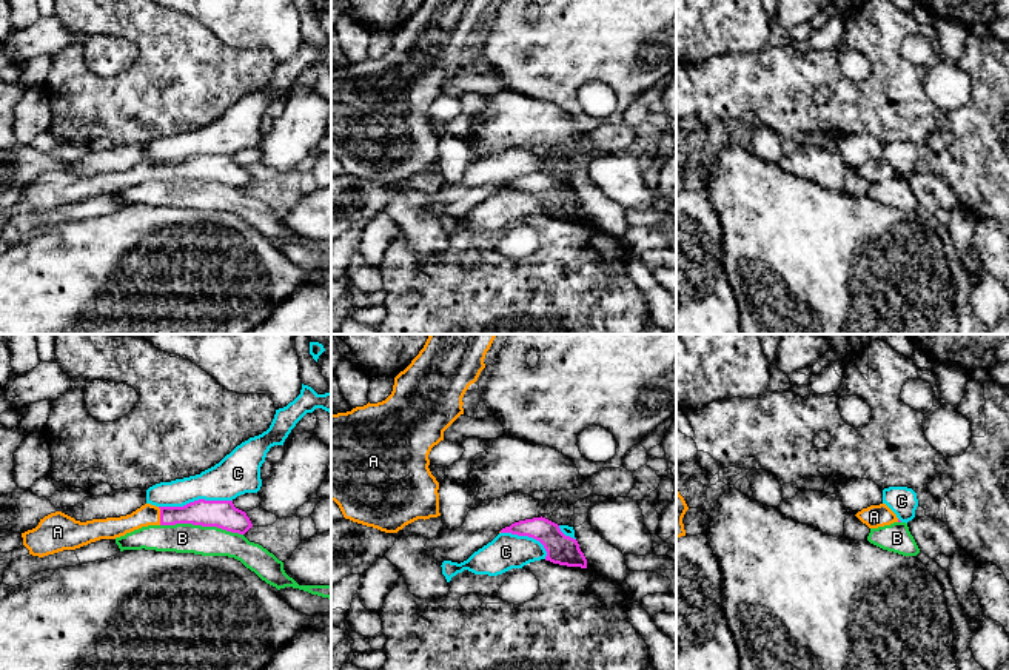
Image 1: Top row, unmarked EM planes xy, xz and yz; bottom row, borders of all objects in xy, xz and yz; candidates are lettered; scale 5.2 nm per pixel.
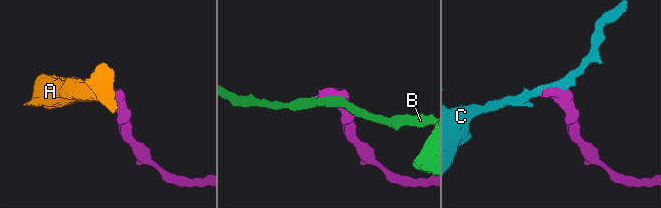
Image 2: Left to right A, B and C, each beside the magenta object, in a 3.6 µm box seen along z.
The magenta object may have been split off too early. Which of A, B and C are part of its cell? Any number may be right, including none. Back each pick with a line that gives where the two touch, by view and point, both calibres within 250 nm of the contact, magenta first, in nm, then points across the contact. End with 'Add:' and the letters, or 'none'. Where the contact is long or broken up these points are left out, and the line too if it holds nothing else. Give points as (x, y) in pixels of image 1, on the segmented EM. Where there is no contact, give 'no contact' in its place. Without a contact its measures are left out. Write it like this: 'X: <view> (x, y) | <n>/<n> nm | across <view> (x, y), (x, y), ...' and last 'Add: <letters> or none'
A: xy (160, 516) | 140/110 nm | across xy (208, 513), (160, 516), (147, 515)
Add: A

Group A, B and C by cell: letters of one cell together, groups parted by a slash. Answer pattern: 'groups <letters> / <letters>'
groups A / B / C

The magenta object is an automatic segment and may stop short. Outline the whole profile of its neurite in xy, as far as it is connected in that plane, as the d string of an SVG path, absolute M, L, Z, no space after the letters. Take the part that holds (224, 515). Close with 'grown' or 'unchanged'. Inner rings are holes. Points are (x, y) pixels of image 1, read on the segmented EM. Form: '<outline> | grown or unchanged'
M199 499L183 507L156 507L145 504L131 514L120 518L92 519L86 522L55 511L32 530L22 533L23 545L32 556L48 556L63 550L75 550L100 539L116 539L148 525L193 524L217 527L245 534L251 521L233 501Z | grown

